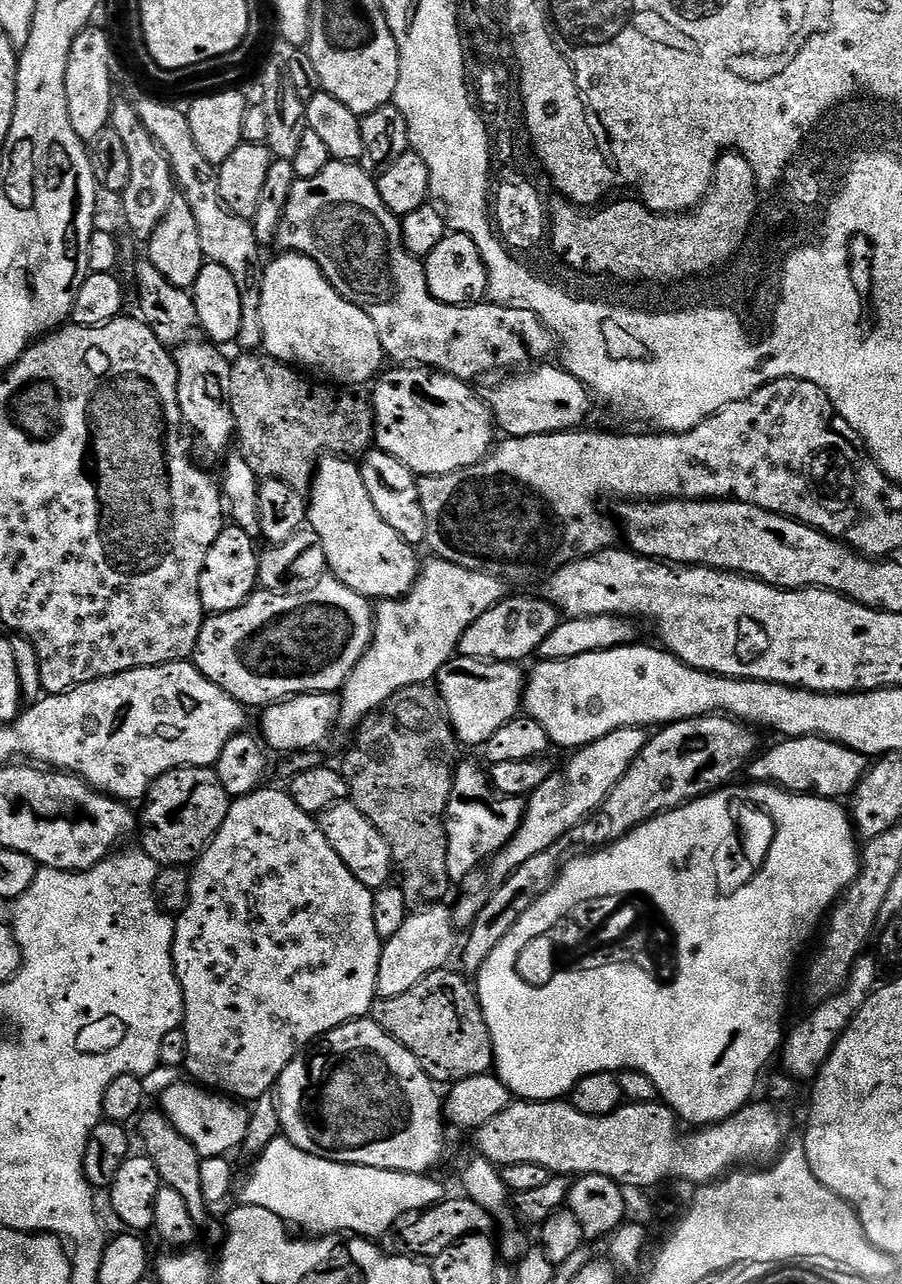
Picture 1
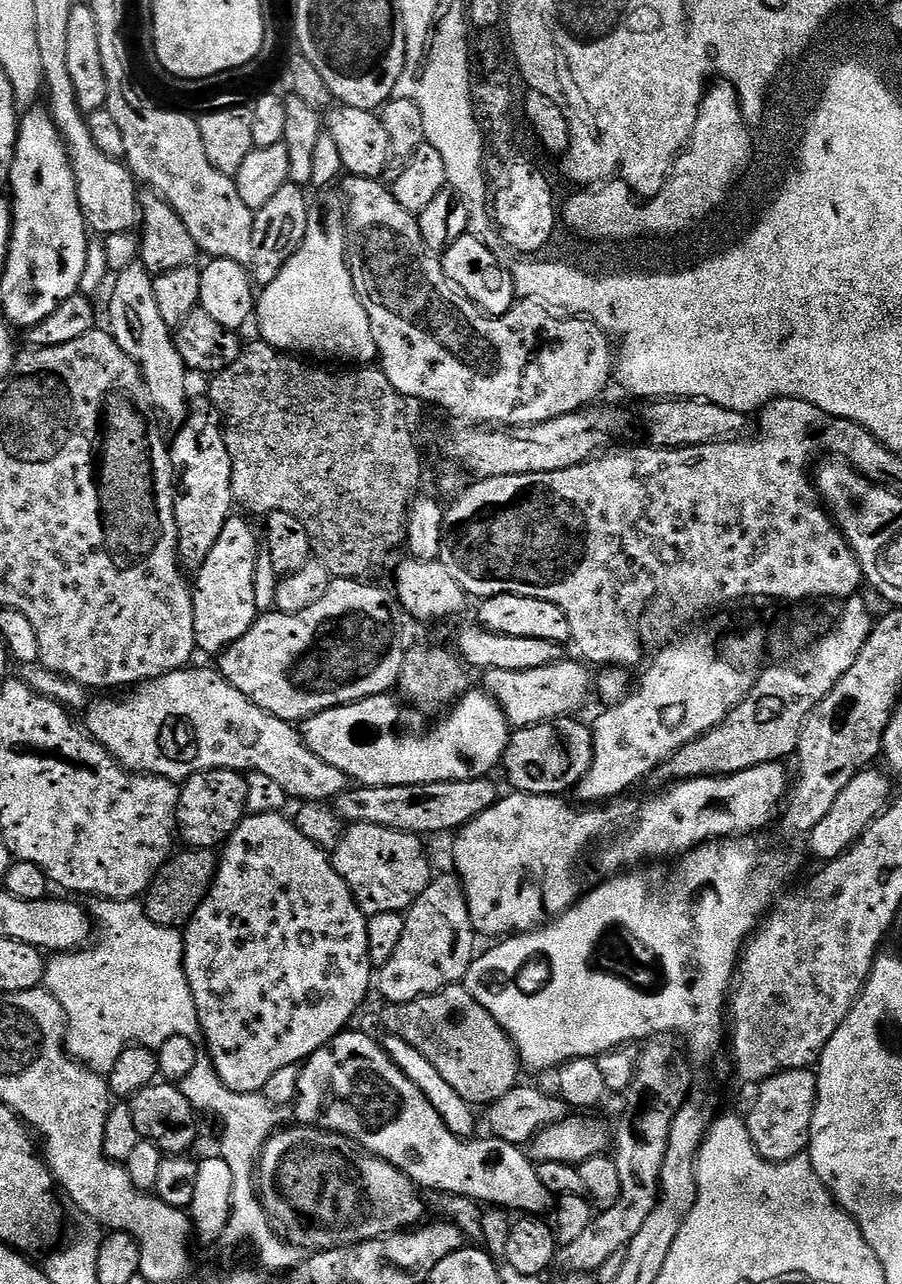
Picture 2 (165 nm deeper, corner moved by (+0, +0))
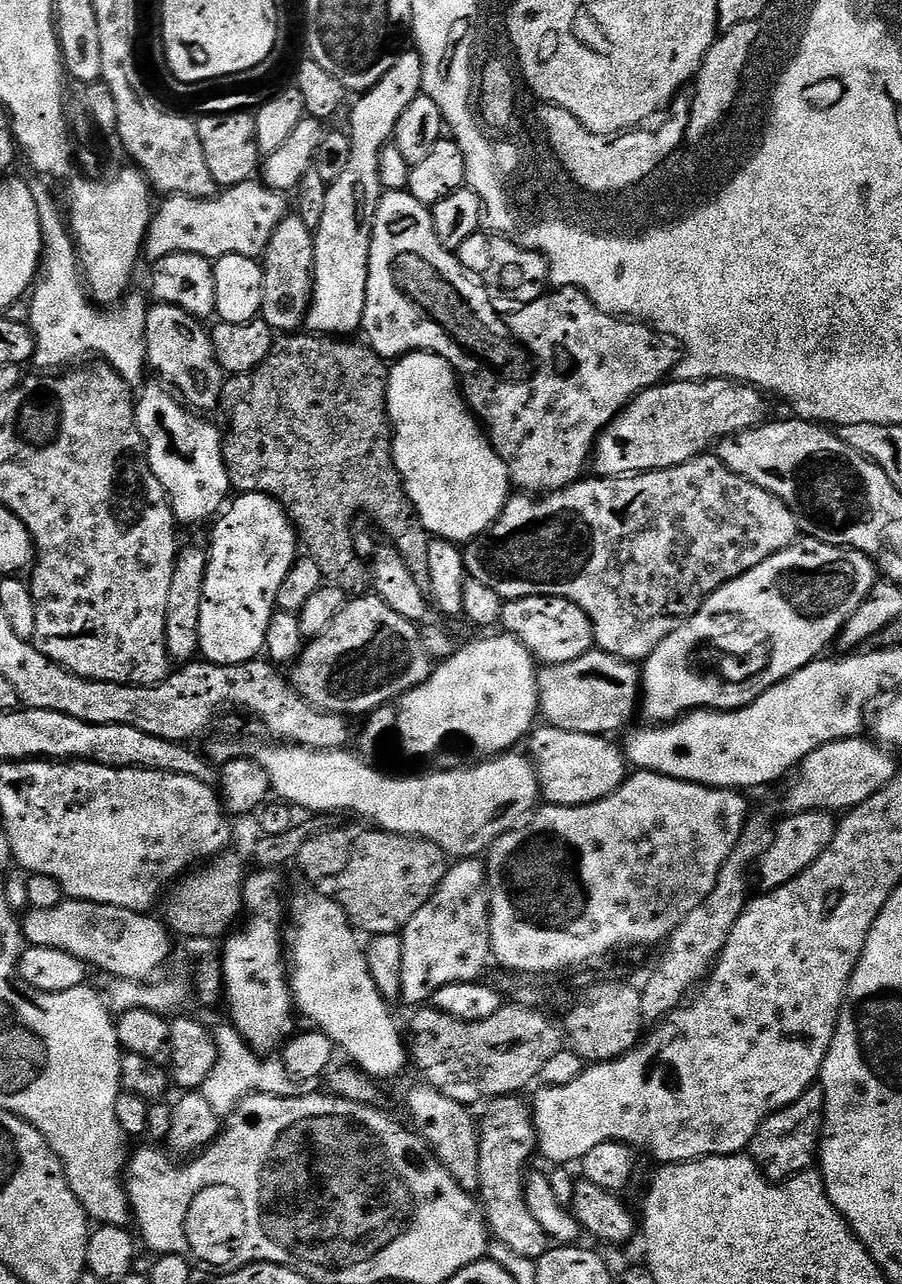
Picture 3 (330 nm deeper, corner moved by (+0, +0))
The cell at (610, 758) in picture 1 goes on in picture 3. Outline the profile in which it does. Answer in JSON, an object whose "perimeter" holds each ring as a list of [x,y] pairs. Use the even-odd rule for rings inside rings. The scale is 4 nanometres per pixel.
{"perimeter":[[[811,538],[797,539],[796,543],[786,546],[786,550],[782,550],[778,554],[766,558],[766,562],[754,566],[754,570],[726,582],[714,594],[710,594],[710,598],[706,598],[706,602],[700,609],[686,623],[678,626],[678,630],[674,630],[674,634],[670,634],[670,638],[658,642],[658,646],[642,664],[642,716],[644,712],[645,718],[648,719],[645,721],[661,725],[679,720],[681,716],[697,710],[731,710],[745,708],[747,704],[752,704],[759,696],[766,694],[766,690],[770,690],[770,686],[782,682],[790,674],[802,670],[802,666],[817,659],[823,653],[820,651],[831,640],[833,643],[843,632],[845,622],[852,617],[854,610],[858,610],[858,606],[862,606],[862,602],[870,594],[872,587],[876,585],[877,579],[878,569],[866,554],[853,548],[834,546]]]}

